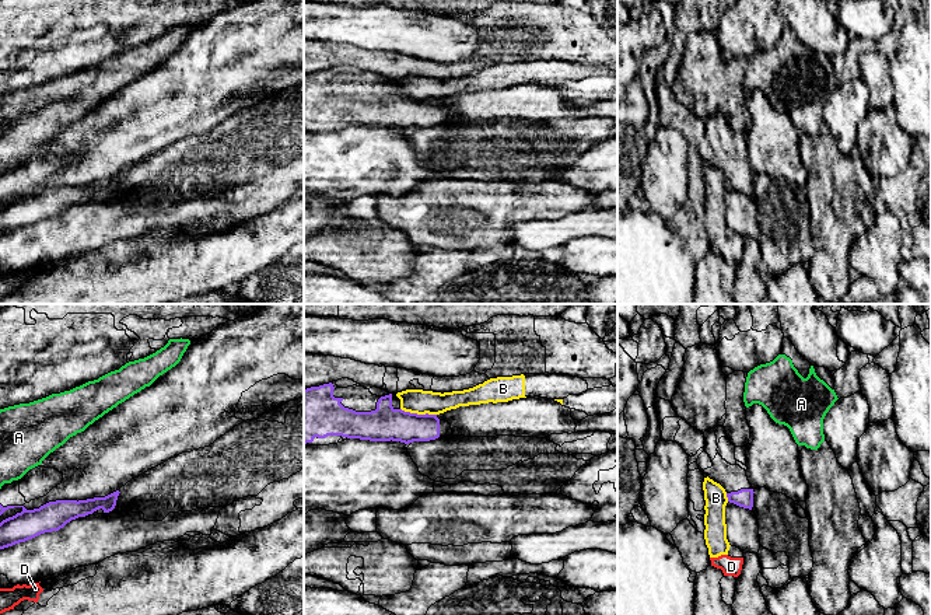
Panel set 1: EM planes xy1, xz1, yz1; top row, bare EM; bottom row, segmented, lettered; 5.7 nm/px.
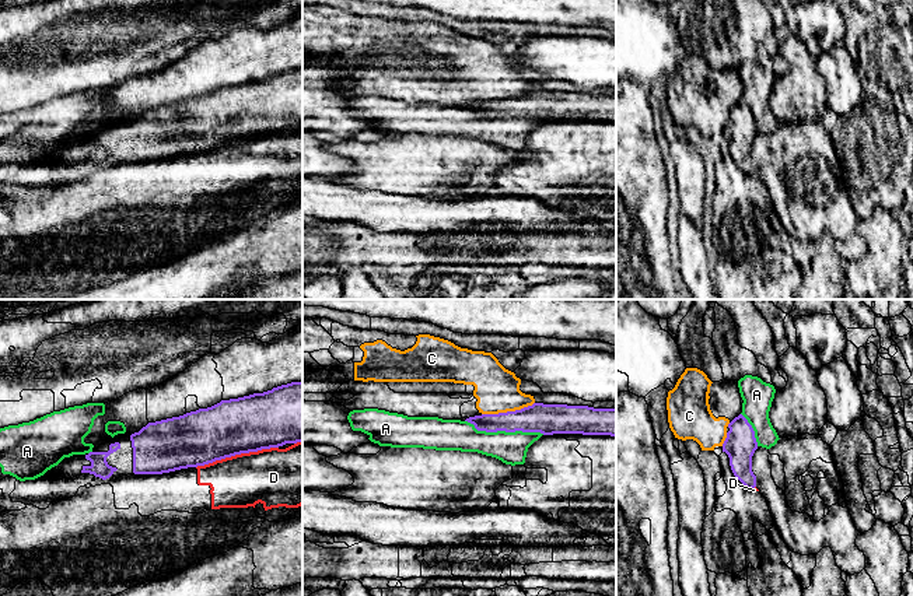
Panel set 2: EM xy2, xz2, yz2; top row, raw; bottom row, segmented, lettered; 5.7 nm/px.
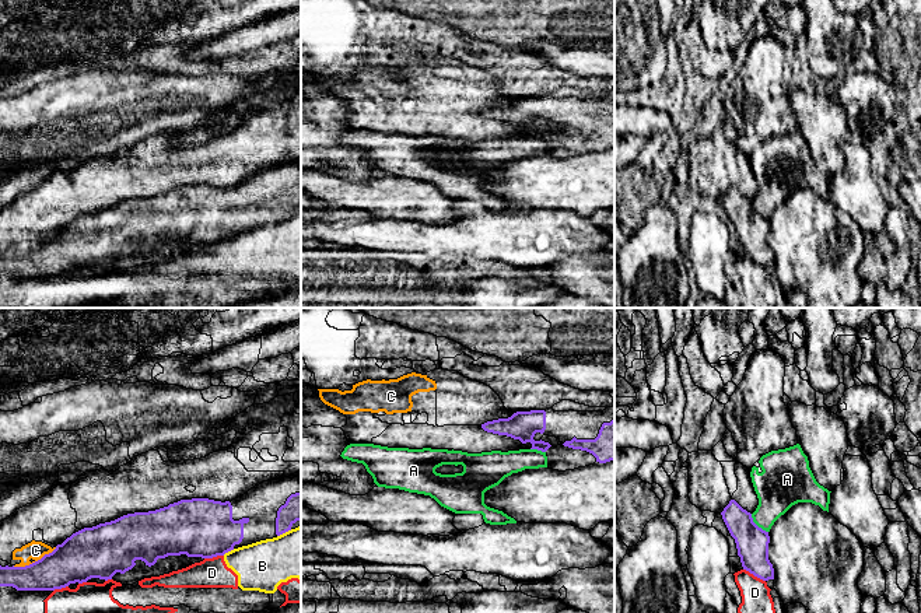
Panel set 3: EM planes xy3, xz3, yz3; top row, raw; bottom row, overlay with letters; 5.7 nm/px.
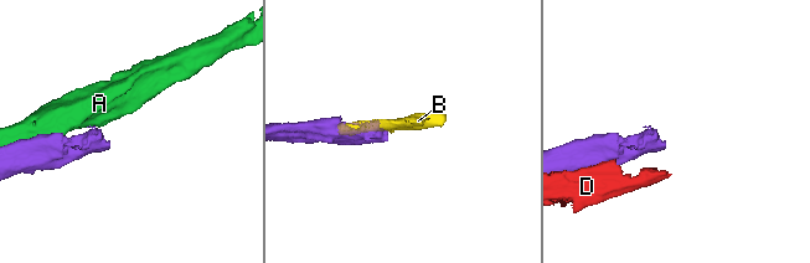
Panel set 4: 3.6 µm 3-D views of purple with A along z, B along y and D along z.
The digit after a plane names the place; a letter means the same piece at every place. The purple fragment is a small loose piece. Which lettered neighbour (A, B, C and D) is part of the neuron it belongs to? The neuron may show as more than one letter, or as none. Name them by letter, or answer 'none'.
none

